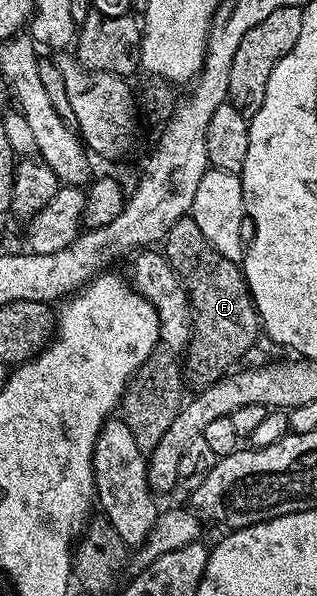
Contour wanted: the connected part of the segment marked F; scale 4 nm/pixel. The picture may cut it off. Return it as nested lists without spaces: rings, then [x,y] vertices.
[[[192,215],[179,219],[171,231],[167,231],[163,242],[165,258],[179,275],[189,292],[189,306],[193,308],[193,336],[187,350],[187,369],[201,380],[212,383],[221,380],[231,367],[257,341],[262,332],[257,308],[249,294],[242,266],[227,259],[207,243],[199,223]]]

